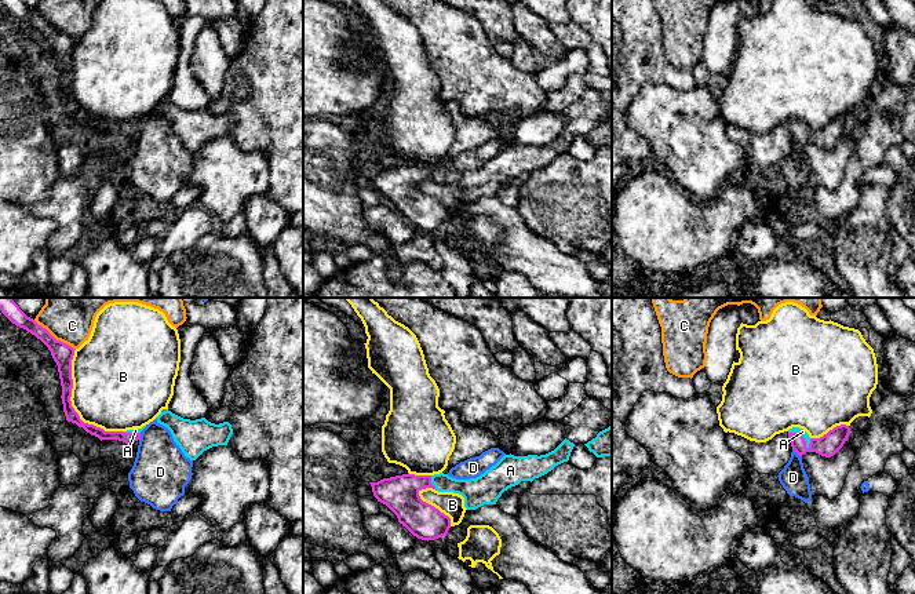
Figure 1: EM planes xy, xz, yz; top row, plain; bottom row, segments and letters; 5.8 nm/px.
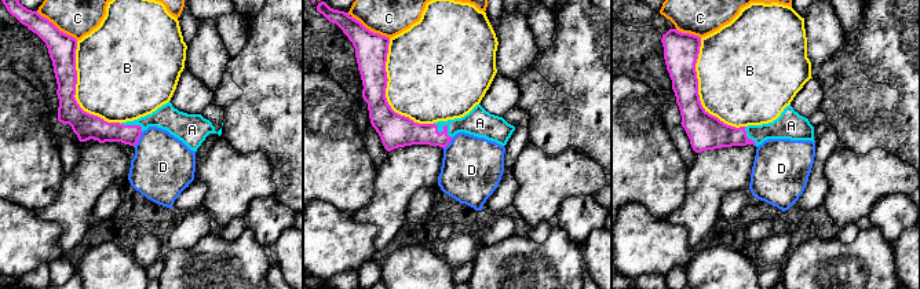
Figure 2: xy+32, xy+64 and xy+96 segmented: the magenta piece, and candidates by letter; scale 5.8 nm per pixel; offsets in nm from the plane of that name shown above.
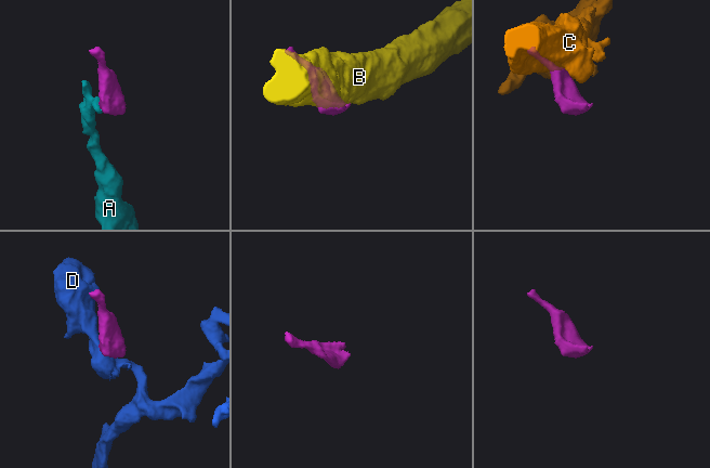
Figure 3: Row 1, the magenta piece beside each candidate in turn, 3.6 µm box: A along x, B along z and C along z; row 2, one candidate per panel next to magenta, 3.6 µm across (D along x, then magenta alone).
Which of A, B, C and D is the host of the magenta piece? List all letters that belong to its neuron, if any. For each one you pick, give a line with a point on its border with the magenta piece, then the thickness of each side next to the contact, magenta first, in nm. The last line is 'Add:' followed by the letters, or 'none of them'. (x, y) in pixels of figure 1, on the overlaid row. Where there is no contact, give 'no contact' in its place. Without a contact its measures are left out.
A: contact yz (801, 434); calibres 130 and 40 nm
Add: A

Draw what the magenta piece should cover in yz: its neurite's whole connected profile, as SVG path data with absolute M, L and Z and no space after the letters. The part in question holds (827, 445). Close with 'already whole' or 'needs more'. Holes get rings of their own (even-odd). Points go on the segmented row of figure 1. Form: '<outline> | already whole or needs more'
M846 424L834 427L820 438L810 438L809 434L799 427L788 430L791 447L799 456L806 452L816 452L821 456L831 458L843 447L849 434L850 427Z | needs more

